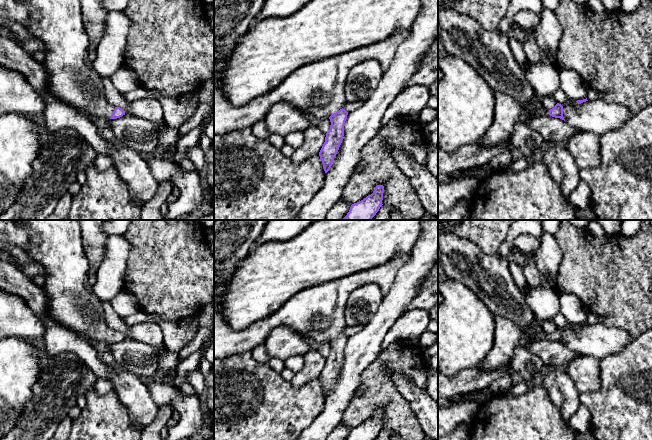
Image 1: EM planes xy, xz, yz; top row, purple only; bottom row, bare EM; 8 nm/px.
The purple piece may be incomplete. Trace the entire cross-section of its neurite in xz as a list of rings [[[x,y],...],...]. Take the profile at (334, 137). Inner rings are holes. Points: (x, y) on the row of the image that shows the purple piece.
[[[214,0],[214,135],[222,135],[234,130],[252,127],[265,118],[269,109],[277,102],[286,101],[307,114],[311,118],[329,118],[331,125],[326,133],[325,142],[319,152],[325,173],[334,161],[344,136],[344,126],[348,112],[343,108],[347,100],[345,97],[345,83],[349,70],[356,65],[356,61],[375,59],[380,62],[383,71],[387,70],[394,59],[398,46],[408,37],[408,29],[396,30],[386,40],[363,48],[354,49],[339,56],[314,61],[304,65],[278,85],[272,91],[254,98],[243,106],[234,106],[222,91],[221,73],[240,37],[255,22],[257,14],[266,0]]]

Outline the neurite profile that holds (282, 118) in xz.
[[[286,101],[274,104],[264,118],[271,134],[286,136],[292,131],[304,131],[311,126],[311,117]]]

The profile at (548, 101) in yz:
[[[553,94],[552,95],[546,95],[542,97],[542,105],[547,109],[550,110],[555,107],[557,104]]]

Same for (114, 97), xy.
[[[109,77],[103,78],[105,95],[109,102],[116,107],[122,108],[125,113],[129,113],[130,102],[127,101],[122,94],[120,94],[113,86]]]

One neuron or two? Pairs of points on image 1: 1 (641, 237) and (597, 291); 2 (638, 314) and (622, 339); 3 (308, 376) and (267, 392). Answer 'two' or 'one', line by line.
1: one
2: two
3: two

